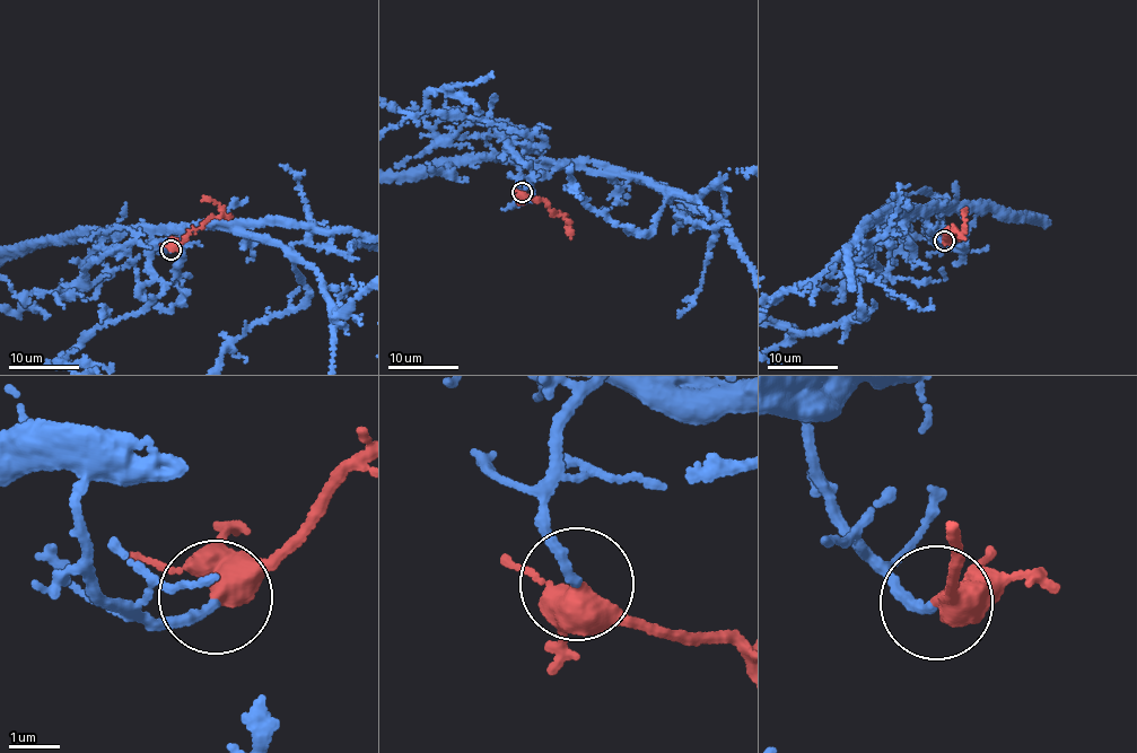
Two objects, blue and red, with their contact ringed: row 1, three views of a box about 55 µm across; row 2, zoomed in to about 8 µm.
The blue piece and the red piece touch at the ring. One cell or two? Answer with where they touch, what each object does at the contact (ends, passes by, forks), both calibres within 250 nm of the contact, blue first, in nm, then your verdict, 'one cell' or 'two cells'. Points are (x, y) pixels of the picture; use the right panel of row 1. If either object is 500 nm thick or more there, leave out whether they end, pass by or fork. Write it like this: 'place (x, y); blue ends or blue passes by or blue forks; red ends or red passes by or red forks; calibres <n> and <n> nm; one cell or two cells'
place (944, 241); blue ends; red forks; calibres 170 and 340 nm; one cell

